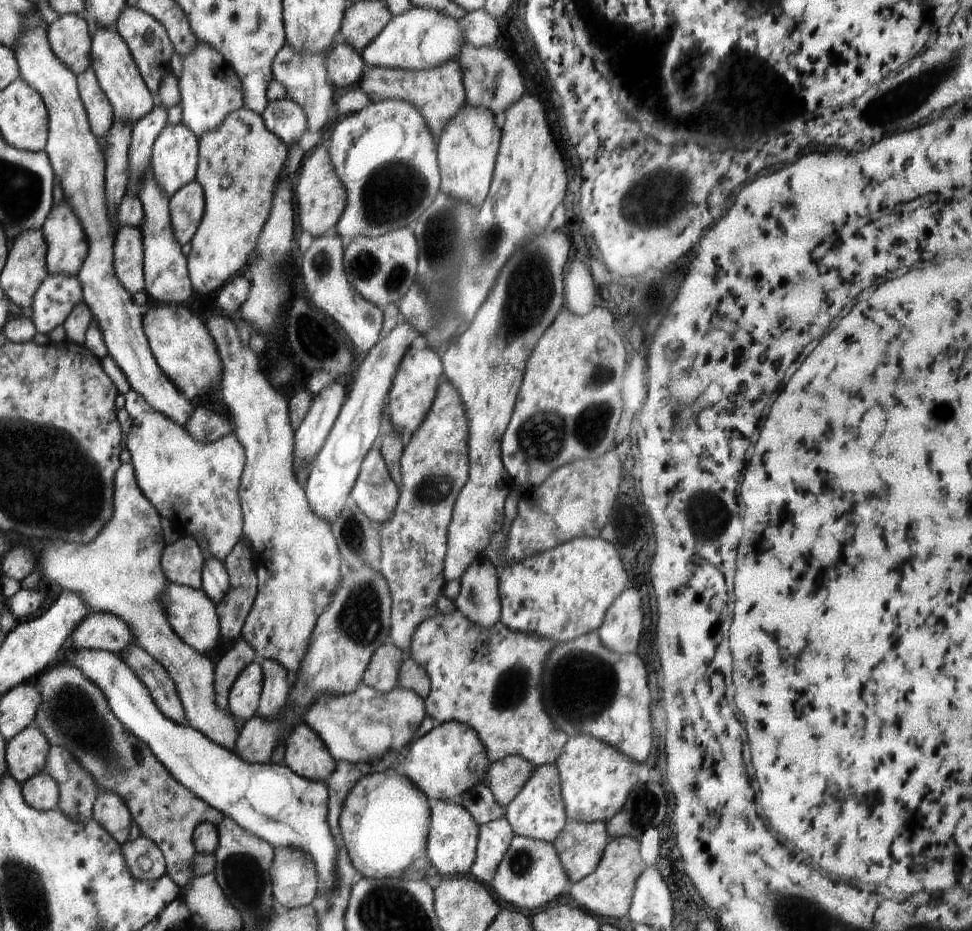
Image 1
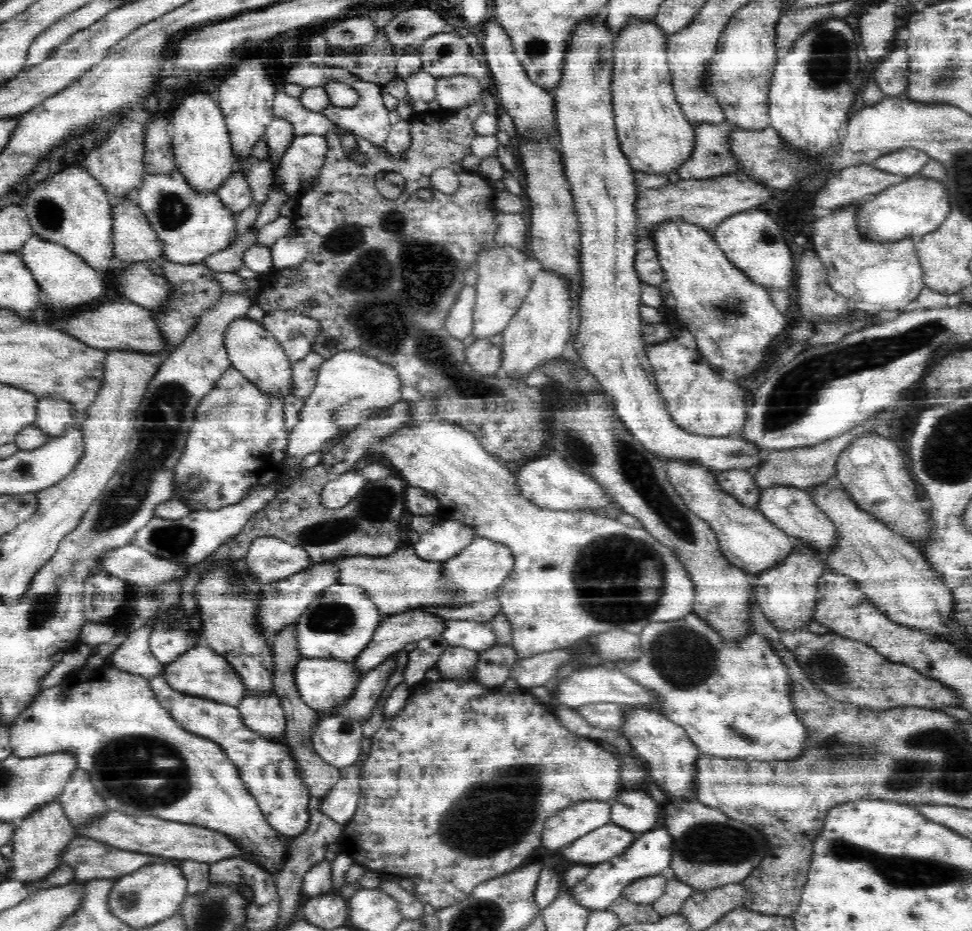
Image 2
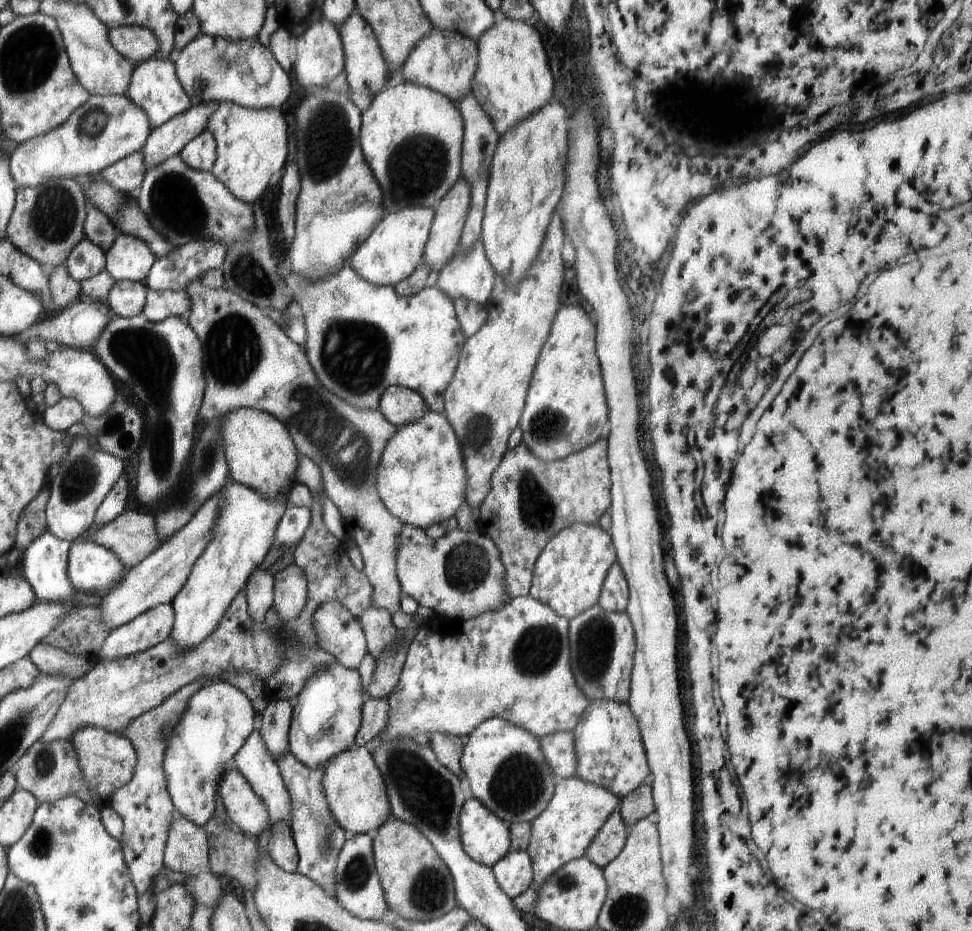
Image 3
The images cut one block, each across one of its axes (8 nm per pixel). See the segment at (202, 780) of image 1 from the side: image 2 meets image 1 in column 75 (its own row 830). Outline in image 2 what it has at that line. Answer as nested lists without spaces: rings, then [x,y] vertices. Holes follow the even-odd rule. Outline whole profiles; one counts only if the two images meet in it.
[[[666,828],[650,830],[639,834],[638,838],[630,844],[621,855],[613,859],[591,866],[589,874],[576,886],[567,888],[566,896],[574,900],[580,907],[588,911],[601,911],[608,909],[636,879],[660,873],[668,873],[671,863],[672,842],[670,833]]]

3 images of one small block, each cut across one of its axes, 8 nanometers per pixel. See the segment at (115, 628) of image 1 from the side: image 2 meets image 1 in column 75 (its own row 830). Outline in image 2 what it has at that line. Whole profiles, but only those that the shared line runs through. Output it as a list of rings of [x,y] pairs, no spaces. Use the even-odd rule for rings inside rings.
[[[628,789],[611,802],[611,823],[636,834],[655,829],[660,808],[651,794]]]

